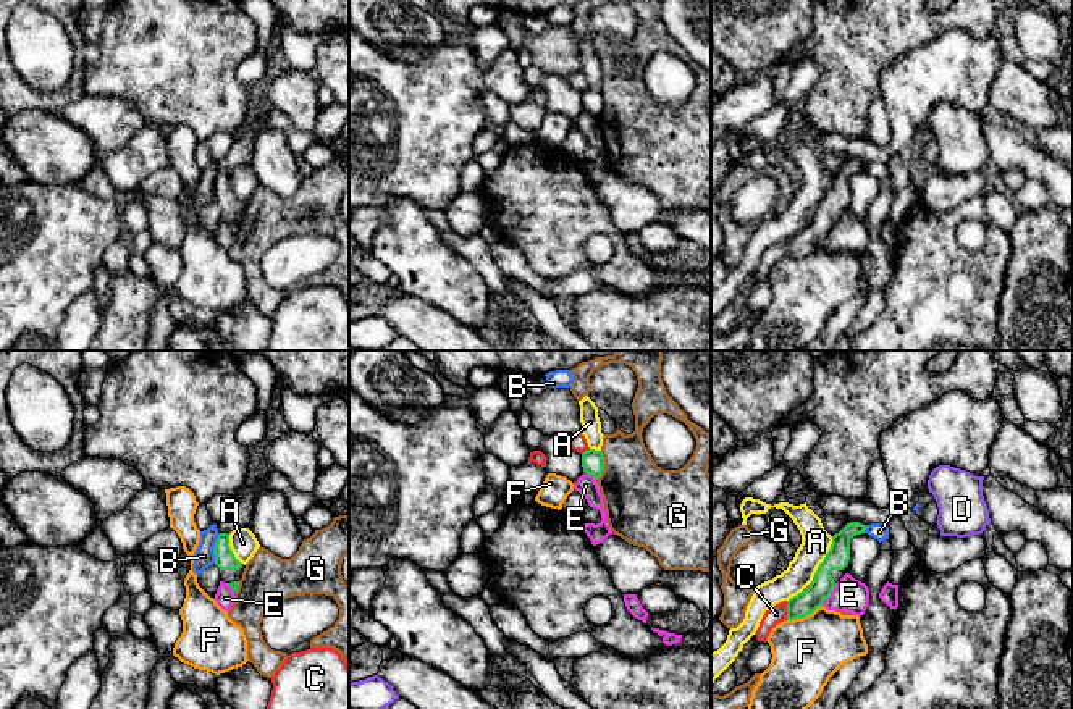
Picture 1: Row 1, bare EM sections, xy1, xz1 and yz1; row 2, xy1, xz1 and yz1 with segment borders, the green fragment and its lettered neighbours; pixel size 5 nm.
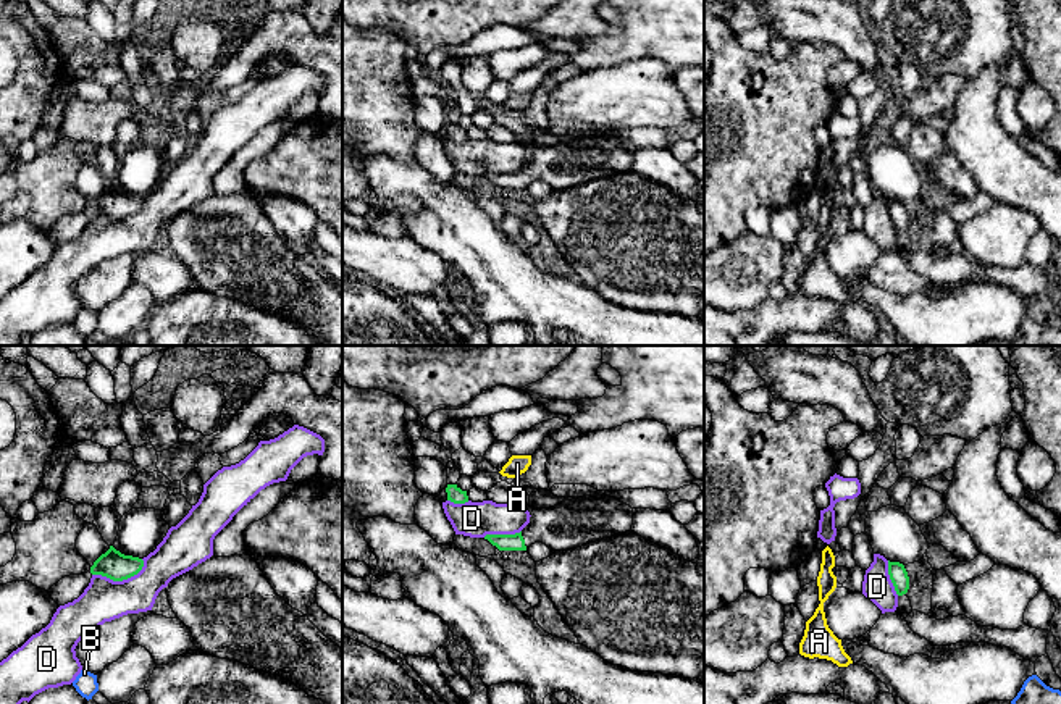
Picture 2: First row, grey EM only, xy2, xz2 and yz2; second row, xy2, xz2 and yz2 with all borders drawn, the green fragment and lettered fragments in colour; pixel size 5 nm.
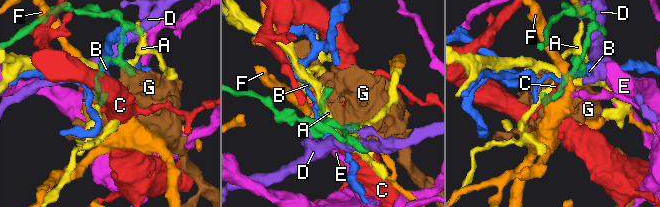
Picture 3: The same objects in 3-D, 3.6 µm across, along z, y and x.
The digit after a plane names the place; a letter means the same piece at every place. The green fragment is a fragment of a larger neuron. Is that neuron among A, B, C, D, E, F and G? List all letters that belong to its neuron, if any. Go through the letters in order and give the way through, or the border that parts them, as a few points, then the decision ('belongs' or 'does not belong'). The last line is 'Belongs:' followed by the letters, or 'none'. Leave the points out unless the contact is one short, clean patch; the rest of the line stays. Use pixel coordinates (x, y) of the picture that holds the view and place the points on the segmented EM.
A: does not belong
B: along xy1 (220, 533), (214, 548), (214, 562) | does not belong
C: along yz1 (786, 601), (787, 619) | does not belong
D: does not belong
E: along yz1 (836, 583), (831, 595), (821, 604) | does not belong
F: along yz1 (821, 604), (802, 617), (787, 620) | does not belong
G: does not belong
Belongs: none

